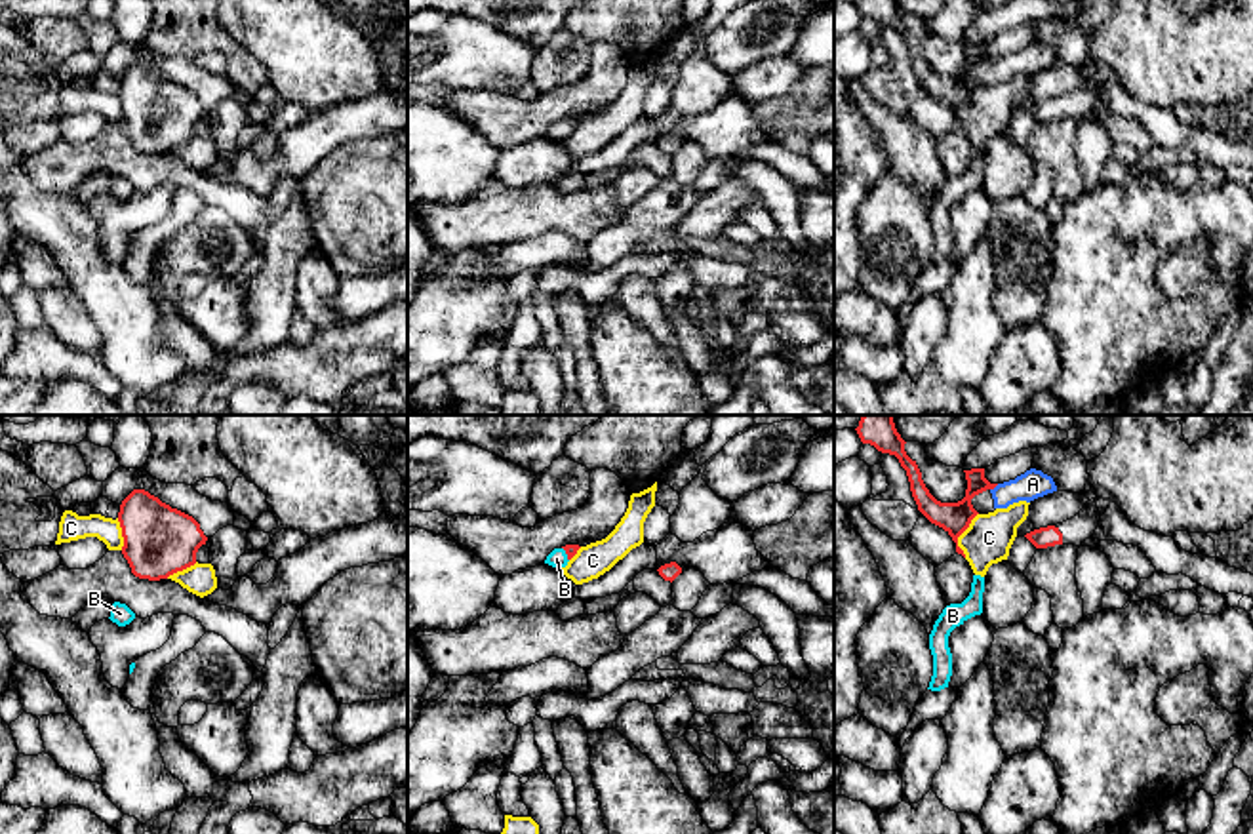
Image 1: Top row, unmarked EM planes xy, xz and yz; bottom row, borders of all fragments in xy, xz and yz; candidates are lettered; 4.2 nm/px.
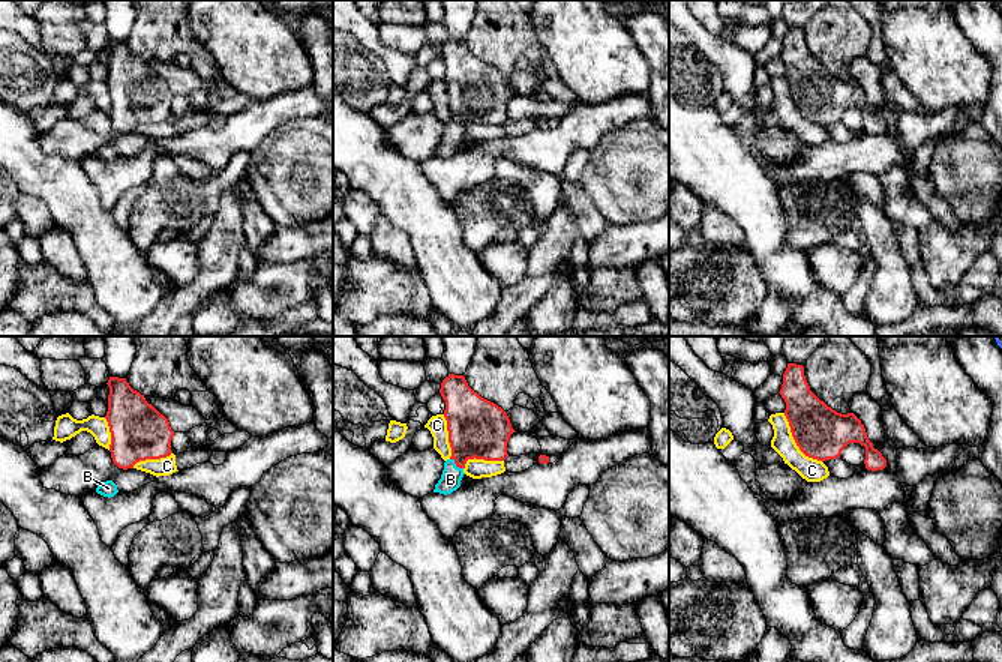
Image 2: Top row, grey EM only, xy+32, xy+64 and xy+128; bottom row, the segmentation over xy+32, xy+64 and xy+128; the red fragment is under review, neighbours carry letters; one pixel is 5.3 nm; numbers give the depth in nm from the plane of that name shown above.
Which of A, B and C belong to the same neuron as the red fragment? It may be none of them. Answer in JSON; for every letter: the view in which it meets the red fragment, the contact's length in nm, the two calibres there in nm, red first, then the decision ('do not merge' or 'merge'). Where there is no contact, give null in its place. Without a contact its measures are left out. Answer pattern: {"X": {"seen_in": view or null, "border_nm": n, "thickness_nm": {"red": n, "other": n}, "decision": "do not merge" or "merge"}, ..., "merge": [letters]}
{"A": {"seen_in": "yz", "border_nm": 50, "thickness_nm": {"red": 130, "other": 120}, "decision": "do not merge"}, "B": {"seen_in": "xz", "border_nm": 70, "thickness_nm": {"red": 50, "other": 80}, "decision": "merge"}, "C": {"seen_in": "yz", "border_nm": 200, "thickness_nm": {"red": 130, "other": 200}, "decision": "do not merge"}, "merge": ["B"]}

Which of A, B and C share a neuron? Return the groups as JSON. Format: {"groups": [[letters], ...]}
{"groups": [["A"], ["B"], ["C"]]}

